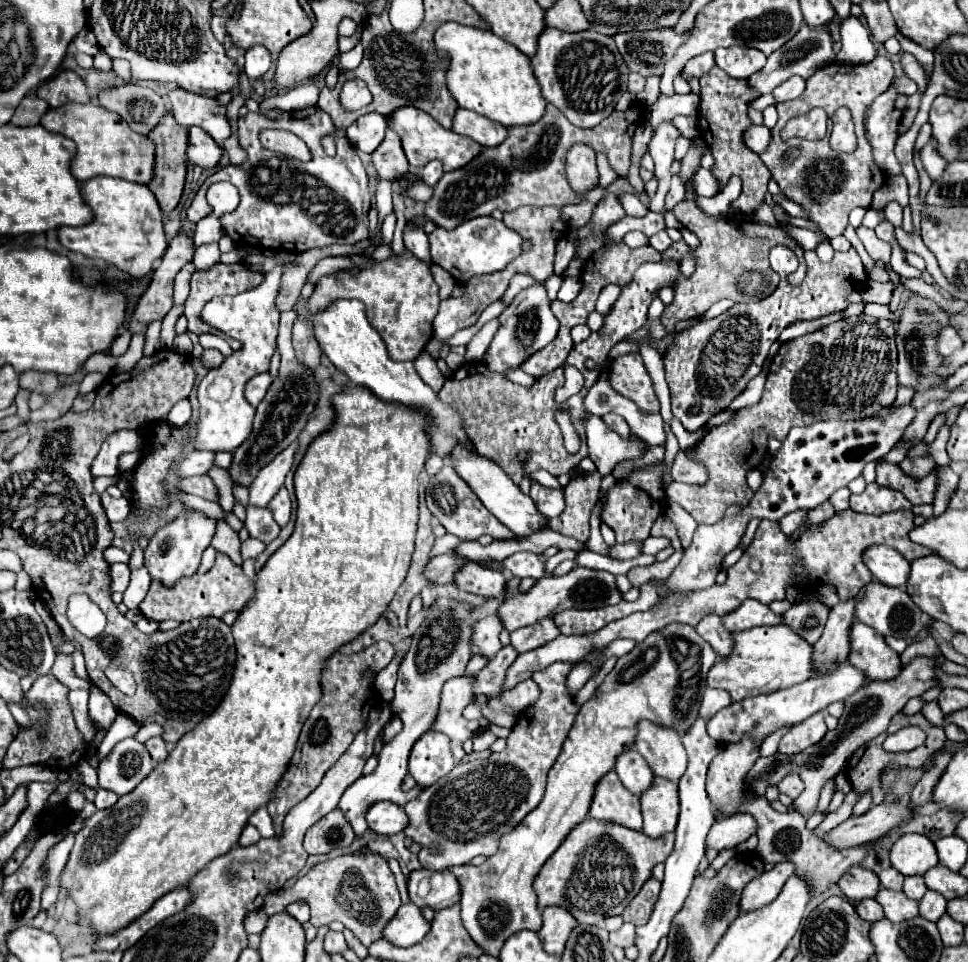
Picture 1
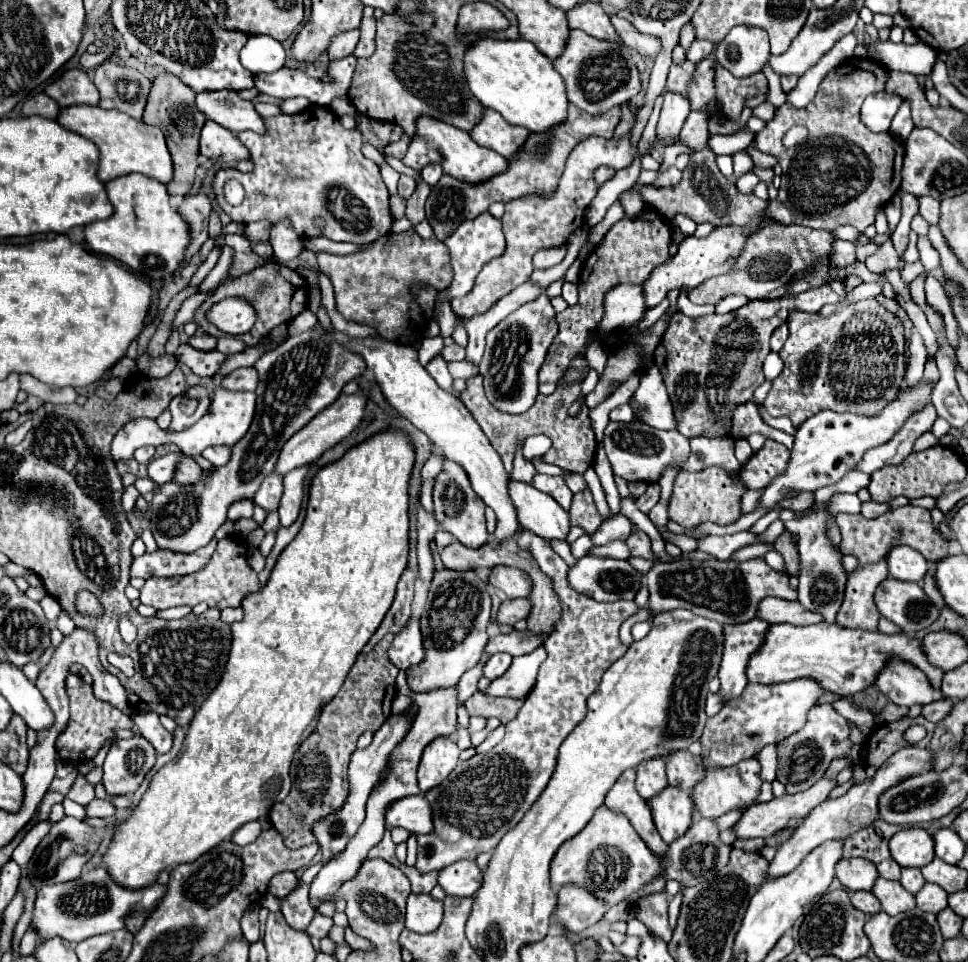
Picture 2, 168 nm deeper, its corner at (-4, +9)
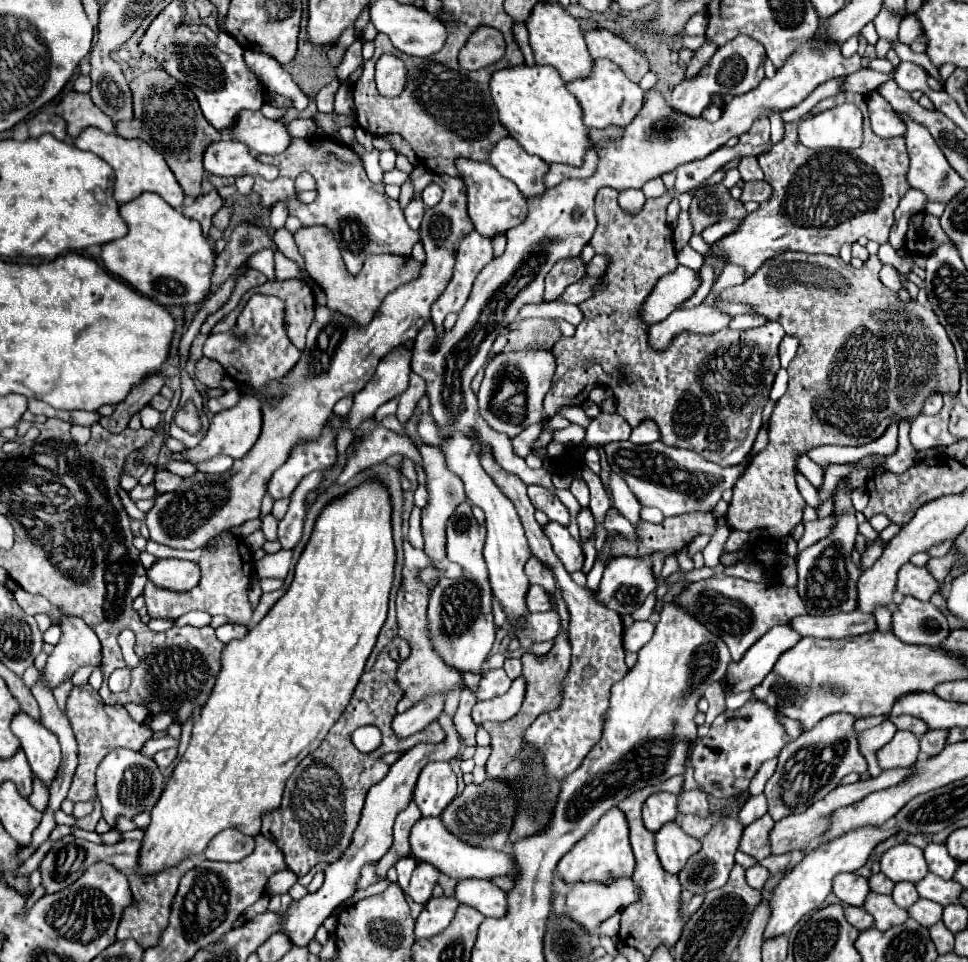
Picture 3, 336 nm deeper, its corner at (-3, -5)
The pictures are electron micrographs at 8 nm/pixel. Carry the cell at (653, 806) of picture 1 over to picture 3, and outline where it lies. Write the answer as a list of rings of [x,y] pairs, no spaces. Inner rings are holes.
[[[673,820],[667,822],[659,832],[655,832],[657,854],[667,872],[677,874],[689,856],[701,848],[701,842],[683,832],[683,828]]]

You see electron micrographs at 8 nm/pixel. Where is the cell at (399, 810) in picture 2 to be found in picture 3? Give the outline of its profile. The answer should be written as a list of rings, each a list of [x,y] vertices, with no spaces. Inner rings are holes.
[[[435,816],[419,818],[415,822],[415,826],[411,828],[409,844],[411,844],[411,854],[413,856],[437,866],[443,874],[447,874],[447,876],[451,876],[455,880],[469,878],[469,876],[487,880],[487,878],[493,878],[493,876],[511,876],[513,874],[513,856],[511,854],[473,848],[473,846],[457,840],[451,832],[447,832],[441,818],[435,818]]]

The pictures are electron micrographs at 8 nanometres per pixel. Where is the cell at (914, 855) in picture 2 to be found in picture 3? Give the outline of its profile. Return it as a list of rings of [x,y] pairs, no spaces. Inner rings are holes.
[[[895,844],[881,856],[881,872],[893,882],[919,882],[927,872],[923,850],[913,844]]]

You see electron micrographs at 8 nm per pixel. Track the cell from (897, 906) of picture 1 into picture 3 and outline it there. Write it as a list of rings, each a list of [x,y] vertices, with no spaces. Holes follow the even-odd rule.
[[[871,892],[867,896],[863,908],[875,918],[877,930],[887,930],[891,926],[903,924],[909,918],[907,910],[899,908],[891,896],[883,896],[883,894],[875,894],[875,892]]]

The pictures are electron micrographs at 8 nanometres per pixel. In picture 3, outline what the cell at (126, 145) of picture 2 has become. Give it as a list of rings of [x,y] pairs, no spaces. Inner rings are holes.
[[[85,128],[85,132],[81,132],[81,136],[73,138],[73,144],[81,150],[87,150],[87,152],[93,152],[97,154],[99,158],[103,158],[115,172],[115,188],[113,188],[113,198],[123,204],[123,202],[129,202],[133,198],[137,198],[141,192],[155,192],[159,194],[165,202],[169,202],[173,208],[181,206],[183,204],[183,190],[181,186],[177,184],[173,172],[169,170],[165,158],[153,150],[147,142],[143,140],[127,140],[119,134],[107,134],[107,132],[101,132],[99,128]]]

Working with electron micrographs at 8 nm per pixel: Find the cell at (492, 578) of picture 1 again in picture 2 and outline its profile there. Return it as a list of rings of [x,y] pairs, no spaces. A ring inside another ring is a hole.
[[[506,566],[494,568],[490,572],[488,584],[502,590],[508,598],[528,598],[532,590],[532,580],[526,572],[518,568],[506,568]]]

